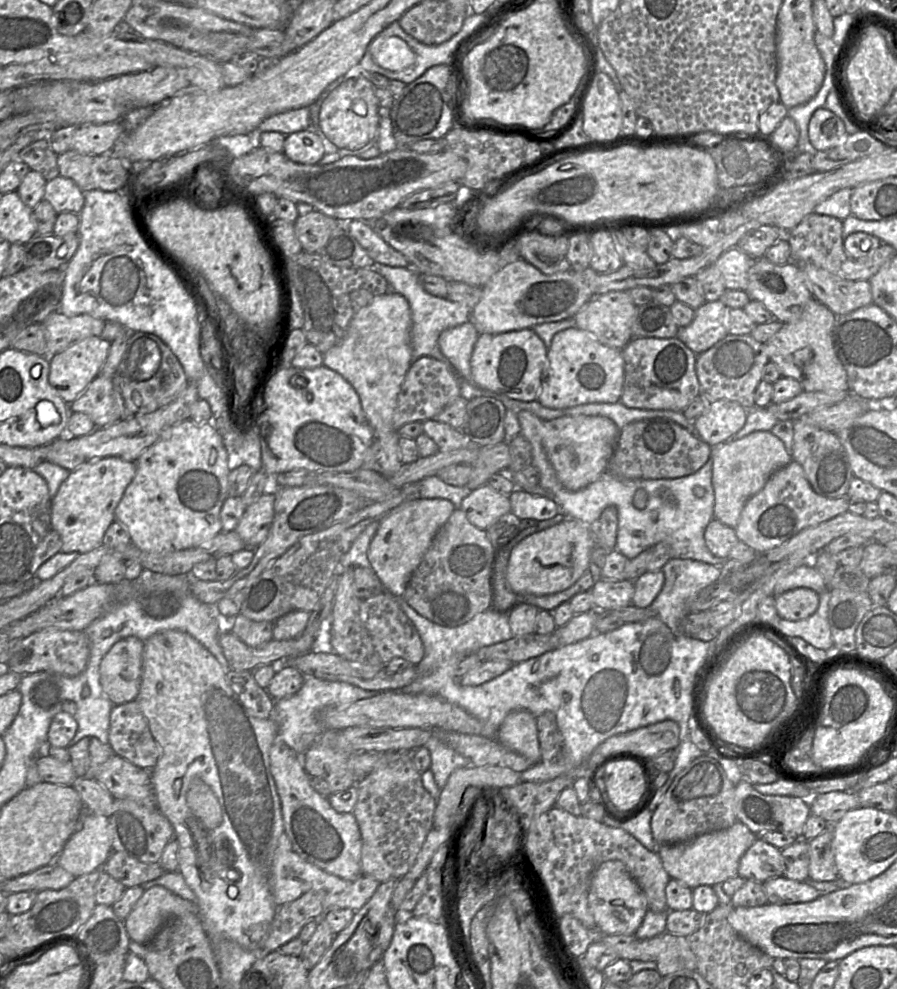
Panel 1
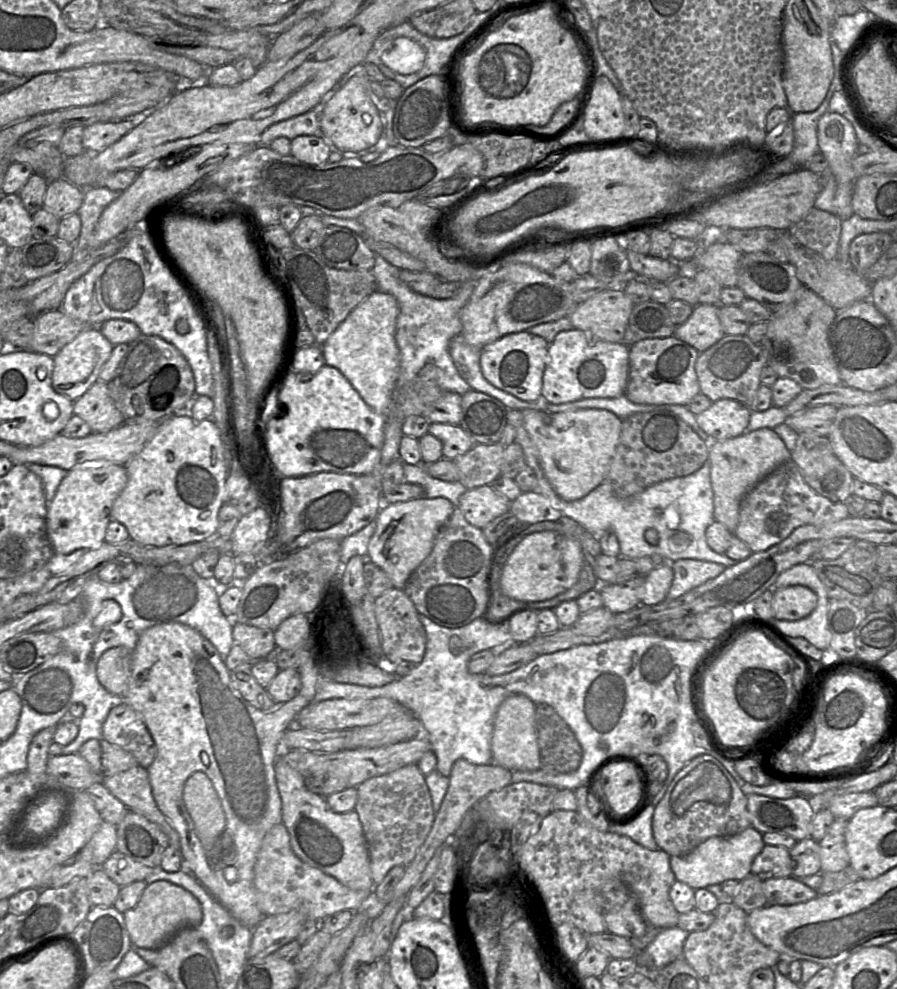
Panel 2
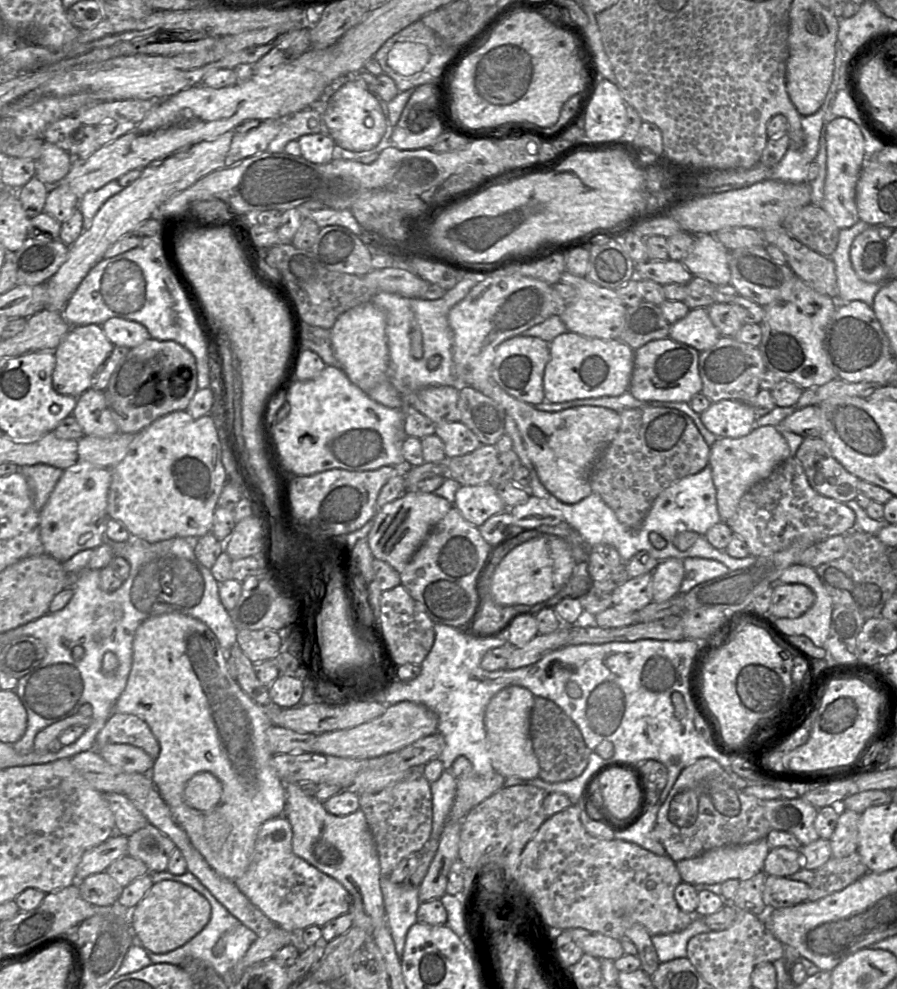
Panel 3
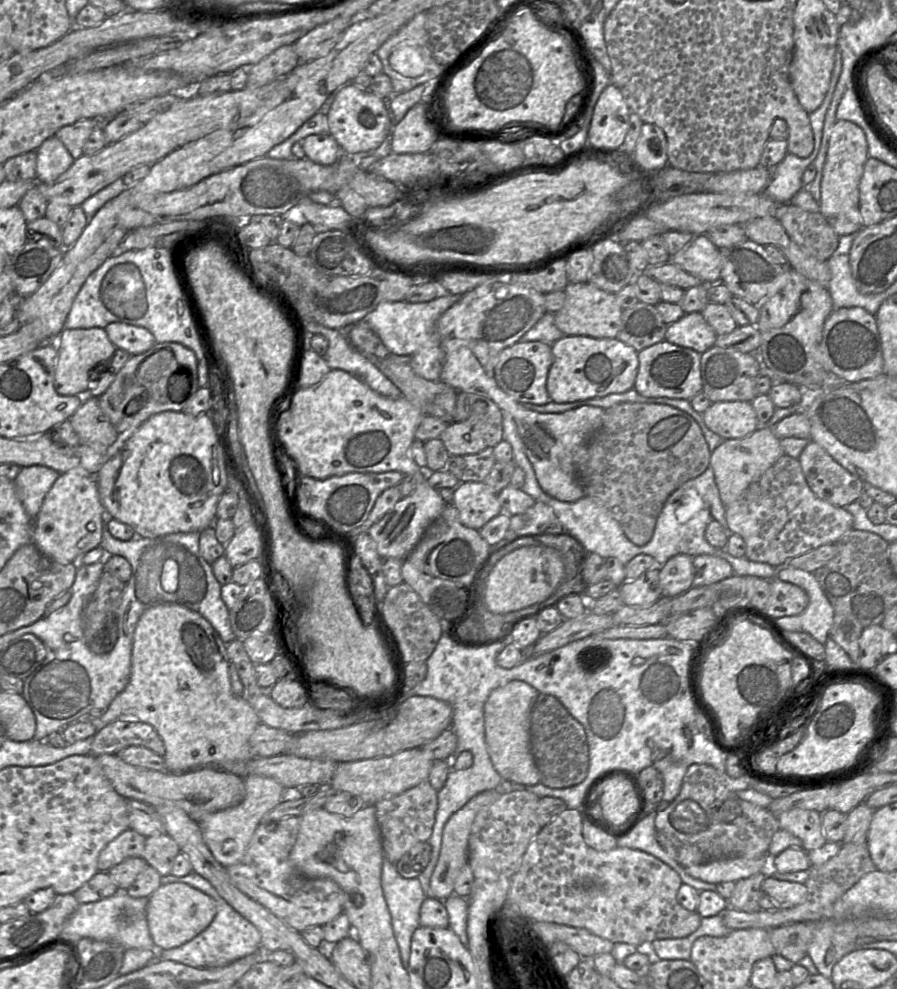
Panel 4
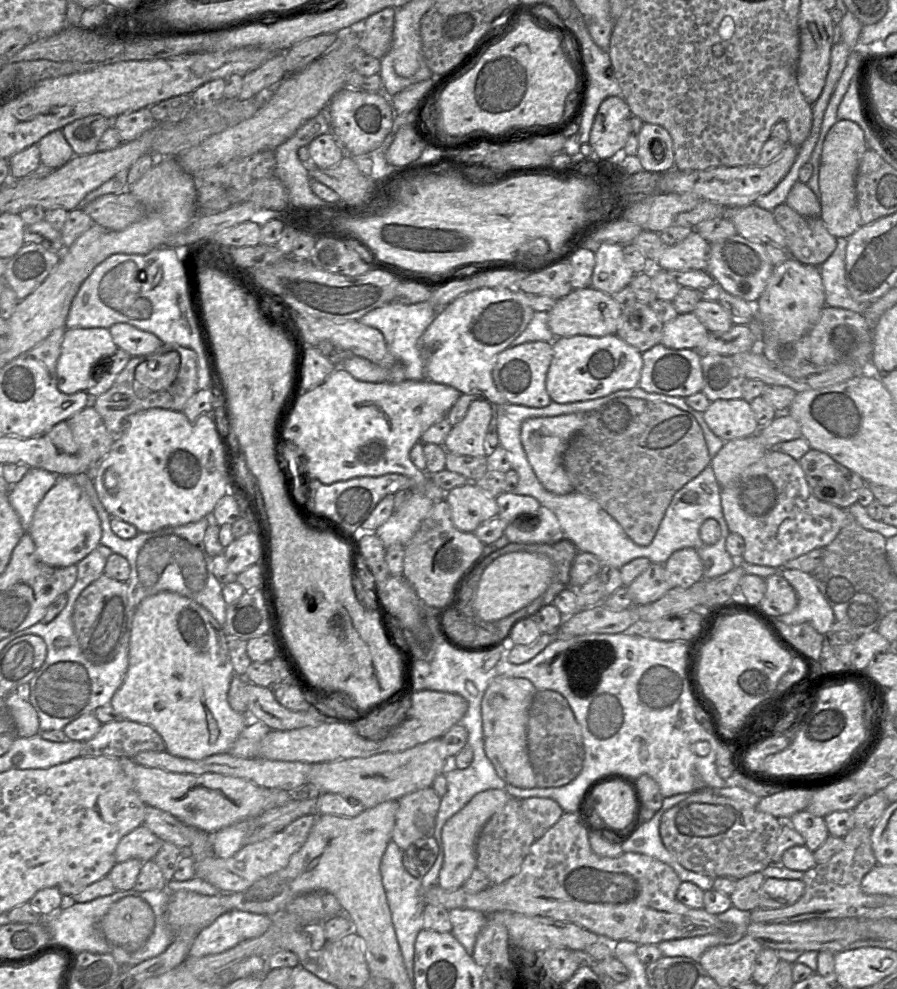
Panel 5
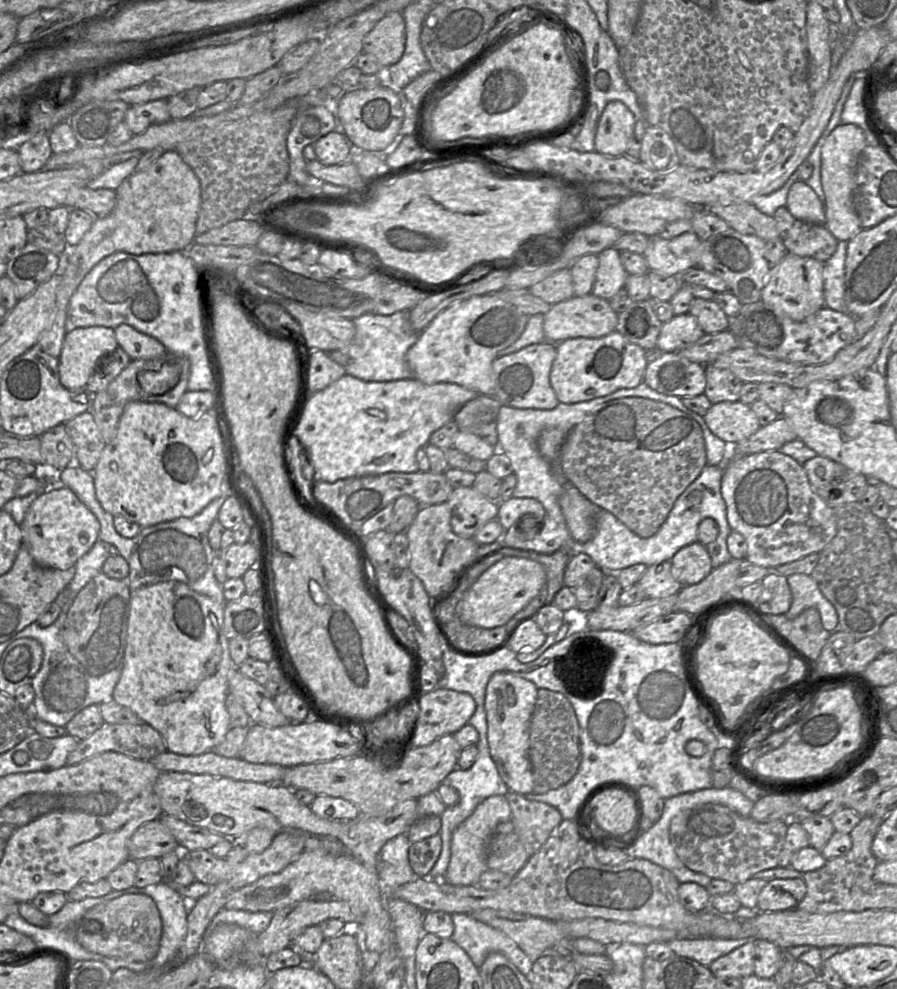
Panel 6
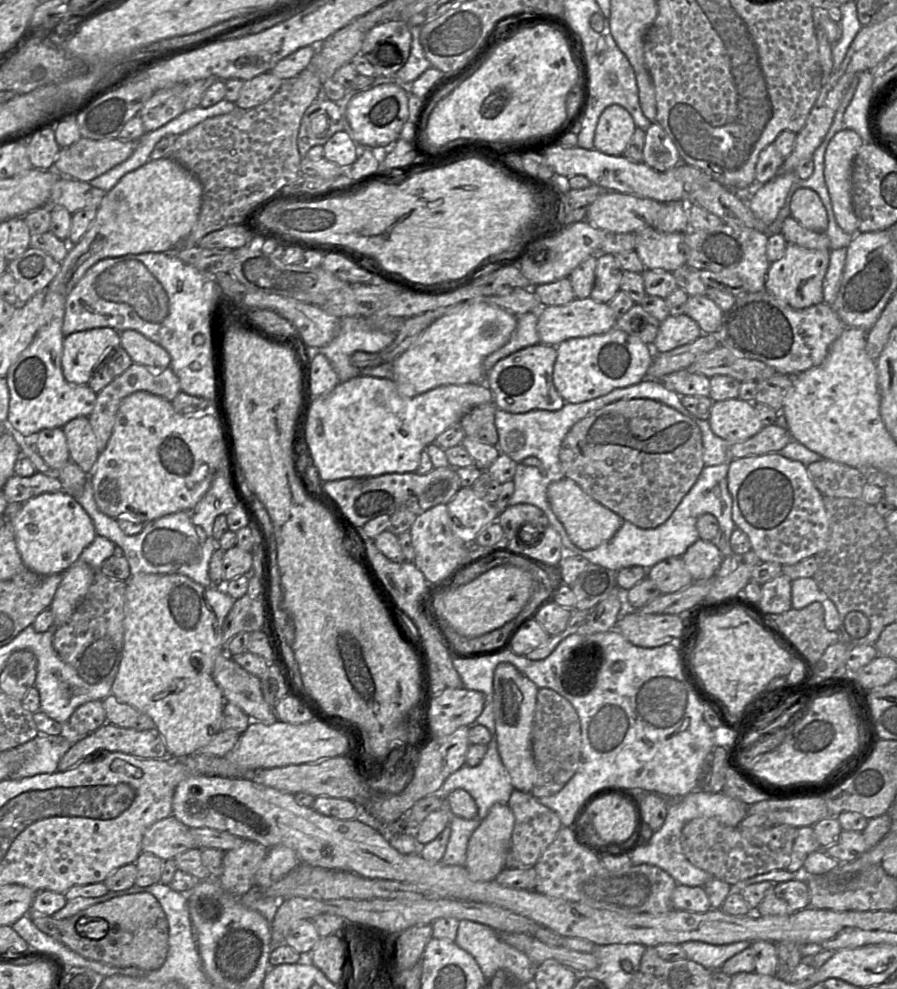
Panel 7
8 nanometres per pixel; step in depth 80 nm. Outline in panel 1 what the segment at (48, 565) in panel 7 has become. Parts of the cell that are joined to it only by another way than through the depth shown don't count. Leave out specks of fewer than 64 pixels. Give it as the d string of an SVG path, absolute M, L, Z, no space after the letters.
M117 456L87 461L70 472L51 504L51 523L61 539L60 552L83 554L102 545L106 530L115 520L114 510L135 474L135 461Z

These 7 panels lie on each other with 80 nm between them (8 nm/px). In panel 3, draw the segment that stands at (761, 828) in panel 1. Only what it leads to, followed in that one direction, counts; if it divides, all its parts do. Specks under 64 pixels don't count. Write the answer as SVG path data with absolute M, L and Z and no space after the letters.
M801 798L761 800L760 803L772 830L794 835L802 846L819 839L814 827L818 808Z

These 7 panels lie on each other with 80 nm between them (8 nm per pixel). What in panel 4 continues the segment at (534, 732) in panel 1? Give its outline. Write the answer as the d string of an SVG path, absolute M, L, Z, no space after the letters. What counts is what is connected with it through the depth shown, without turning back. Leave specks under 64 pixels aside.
M512 680L494 689L484 705L485 738L494 768L504 780L519 784L540 783L530 743L530 712L539 692L519 680Z

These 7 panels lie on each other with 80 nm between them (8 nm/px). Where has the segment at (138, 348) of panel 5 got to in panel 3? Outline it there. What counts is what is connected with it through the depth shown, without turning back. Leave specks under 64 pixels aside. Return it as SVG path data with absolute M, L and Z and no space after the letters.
M114 317L108 319L102 325L102 329L114 346L123 346L129 349L151 338L144 325L123 318Z

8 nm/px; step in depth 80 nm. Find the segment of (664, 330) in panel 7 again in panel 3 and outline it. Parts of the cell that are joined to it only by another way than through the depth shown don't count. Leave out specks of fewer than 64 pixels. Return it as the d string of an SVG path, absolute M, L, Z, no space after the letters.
M705 307L690 309L684 318L671 324L669 331L669 338L689 345L698 352L713 347L720 336Z

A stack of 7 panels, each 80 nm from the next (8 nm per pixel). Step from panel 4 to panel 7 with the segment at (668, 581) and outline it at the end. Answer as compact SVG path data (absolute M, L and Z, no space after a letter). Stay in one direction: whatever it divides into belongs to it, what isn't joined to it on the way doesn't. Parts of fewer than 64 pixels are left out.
M699 538L681 558L694 582L710 580L718 571L724 556L711 541Z

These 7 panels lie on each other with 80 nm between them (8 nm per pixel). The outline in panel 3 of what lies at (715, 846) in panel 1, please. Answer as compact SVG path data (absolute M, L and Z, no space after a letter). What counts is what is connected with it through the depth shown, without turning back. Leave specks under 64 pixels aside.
M761 839L750 844L724 846L708 850L691 859L678 861L676 868L681 876L682 882L691 885L722 884L726 880L749 880L763 871L764 862L769 850L766 839Z

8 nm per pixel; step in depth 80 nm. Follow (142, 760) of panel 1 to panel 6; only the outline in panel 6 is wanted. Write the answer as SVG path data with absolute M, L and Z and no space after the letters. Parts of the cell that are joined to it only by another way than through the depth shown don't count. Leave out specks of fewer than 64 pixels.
M146 723L133 724L103 724L88 738L80 740L66 761L67 766L78 764L87 758L103 752L117 752L138 760L151 760L158 754L167 751L161 734Z

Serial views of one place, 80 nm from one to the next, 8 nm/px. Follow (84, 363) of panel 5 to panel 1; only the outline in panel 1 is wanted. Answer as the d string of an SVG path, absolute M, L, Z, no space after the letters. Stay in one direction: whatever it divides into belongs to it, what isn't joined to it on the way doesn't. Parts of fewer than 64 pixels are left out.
M90 336L49 358L48 382L66 403L71 404L99 375L110 344L101 336Z

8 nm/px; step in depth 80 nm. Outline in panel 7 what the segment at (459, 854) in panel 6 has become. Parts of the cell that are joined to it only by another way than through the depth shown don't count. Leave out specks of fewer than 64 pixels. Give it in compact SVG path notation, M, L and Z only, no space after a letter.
M494 804L485 819L471 835L464 867L474 881L491 881L506 868L515 817L507 804Z

